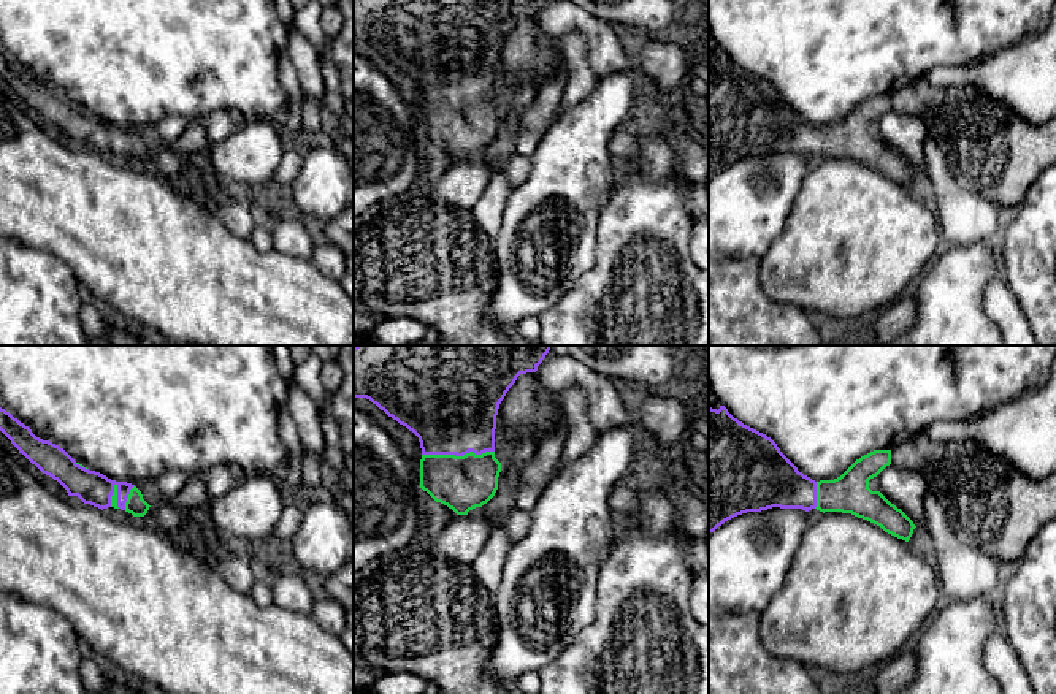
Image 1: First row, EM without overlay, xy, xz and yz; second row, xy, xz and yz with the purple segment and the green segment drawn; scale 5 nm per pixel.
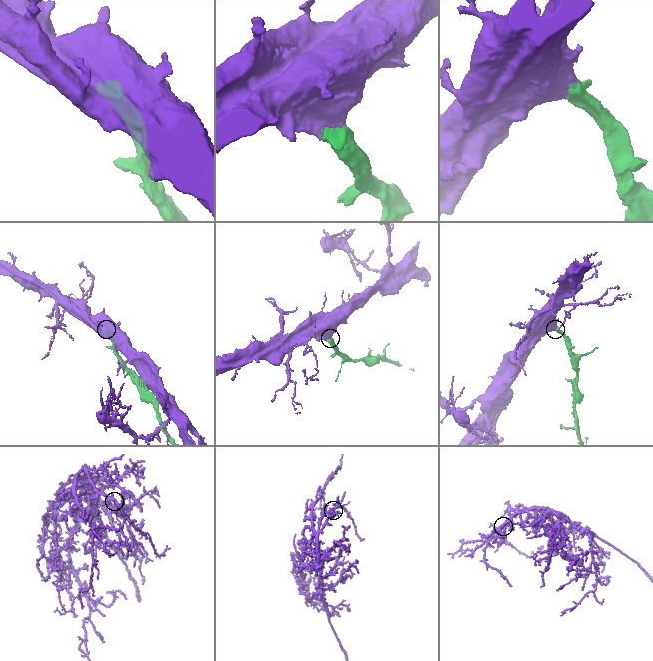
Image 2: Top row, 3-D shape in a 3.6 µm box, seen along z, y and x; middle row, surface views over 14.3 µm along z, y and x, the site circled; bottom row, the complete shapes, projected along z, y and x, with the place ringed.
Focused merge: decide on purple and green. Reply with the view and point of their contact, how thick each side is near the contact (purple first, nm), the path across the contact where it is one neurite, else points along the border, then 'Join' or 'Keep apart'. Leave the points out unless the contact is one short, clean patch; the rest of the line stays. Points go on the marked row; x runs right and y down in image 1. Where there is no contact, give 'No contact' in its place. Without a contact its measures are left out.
Touches purple at xz (457, 455). Thickness 460 nm (purple) against 280 nm. Path across: xz (452, 406), (457, 455), (462, 484). Join

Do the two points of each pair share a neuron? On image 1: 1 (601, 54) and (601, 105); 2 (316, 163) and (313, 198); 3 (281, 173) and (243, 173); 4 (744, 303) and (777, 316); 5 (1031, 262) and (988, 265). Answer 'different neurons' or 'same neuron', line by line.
1: different neurons
2: same neuron
3: different neurons
4: same neuron
5: different neurons

